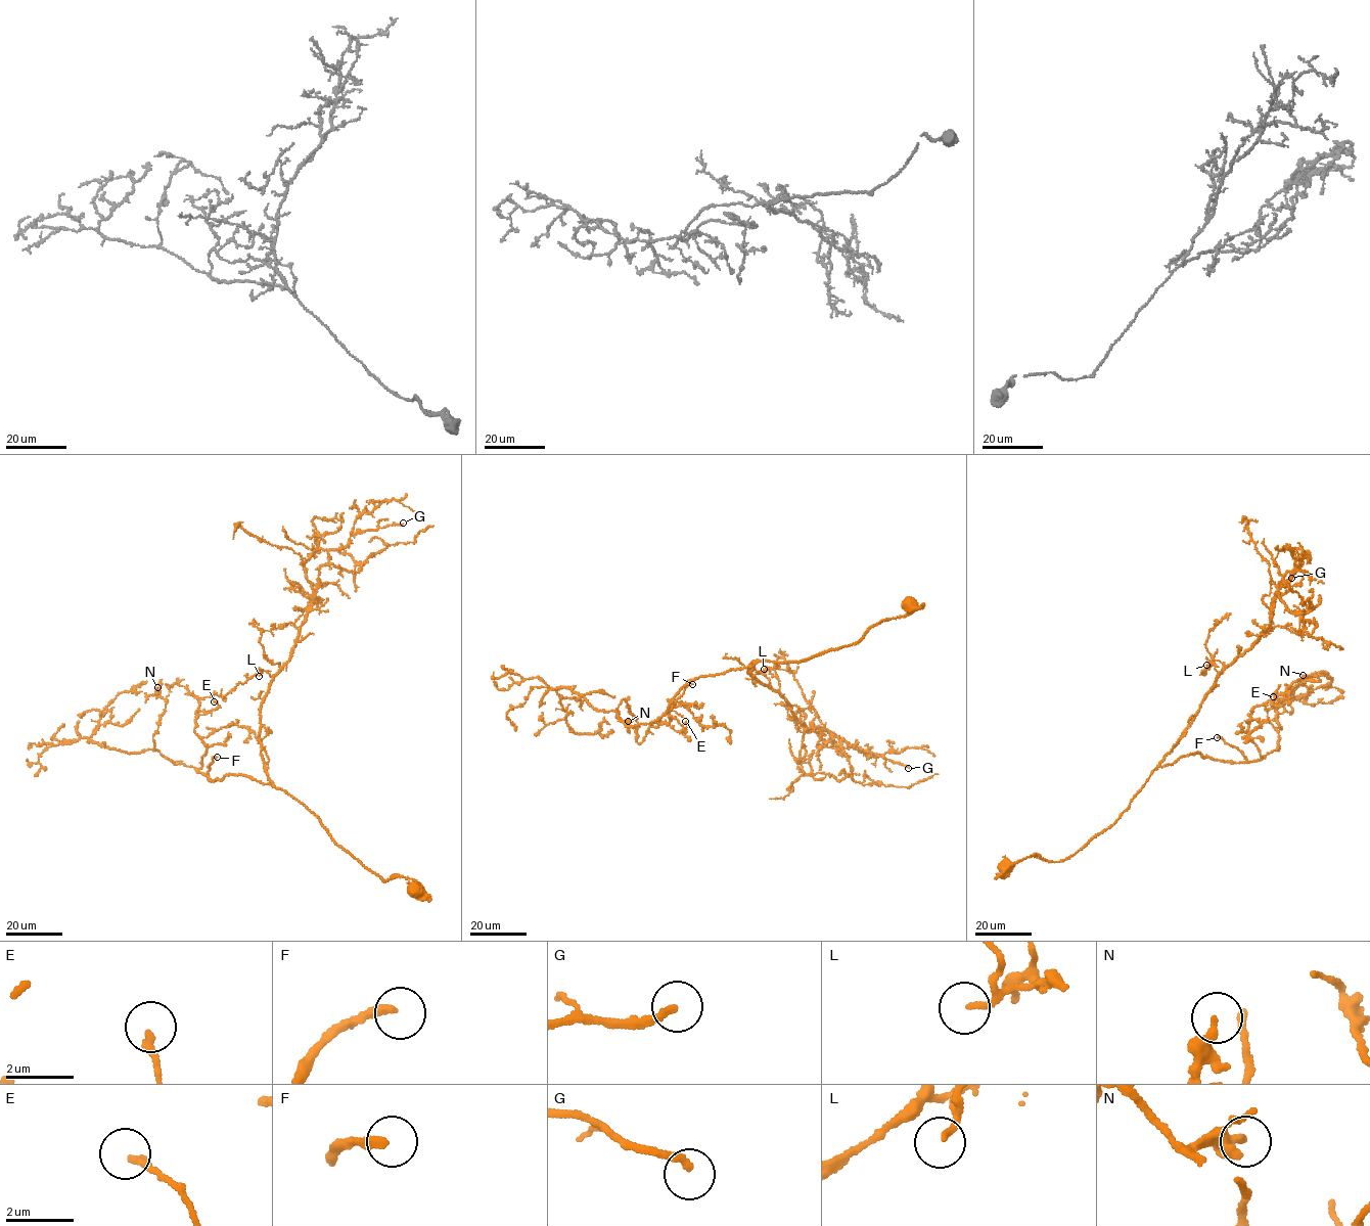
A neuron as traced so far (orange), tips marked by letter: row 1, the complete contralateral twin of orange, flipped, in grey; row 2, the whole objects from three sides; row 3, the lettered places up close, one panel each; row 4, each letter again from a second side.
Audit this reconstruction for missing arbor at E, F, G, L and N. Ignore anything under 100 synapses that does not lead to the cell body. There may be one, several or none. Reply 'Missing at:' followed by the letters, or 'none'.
Missing at: F

